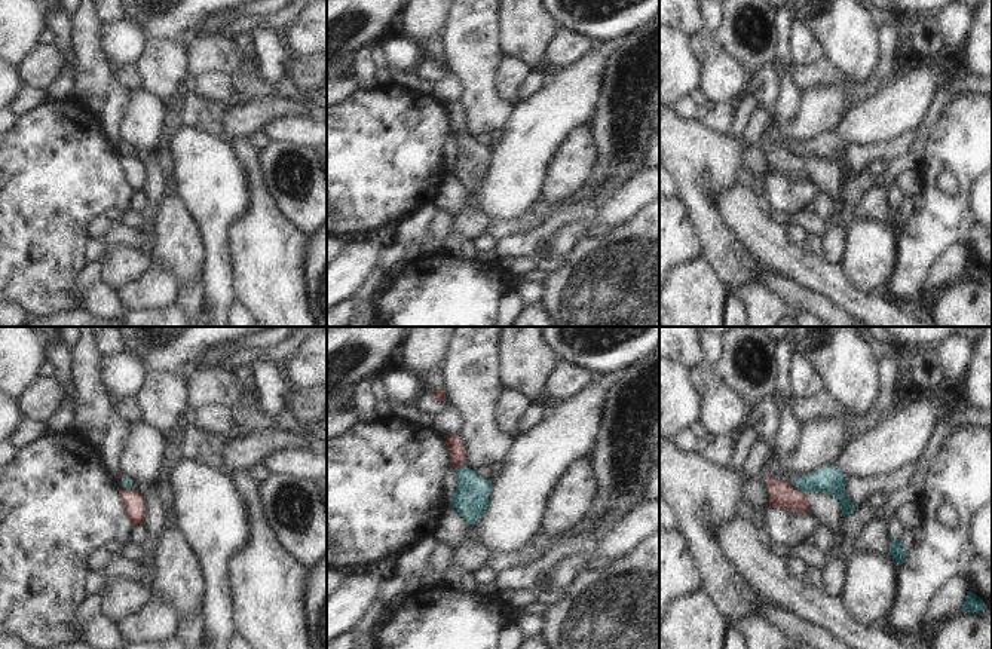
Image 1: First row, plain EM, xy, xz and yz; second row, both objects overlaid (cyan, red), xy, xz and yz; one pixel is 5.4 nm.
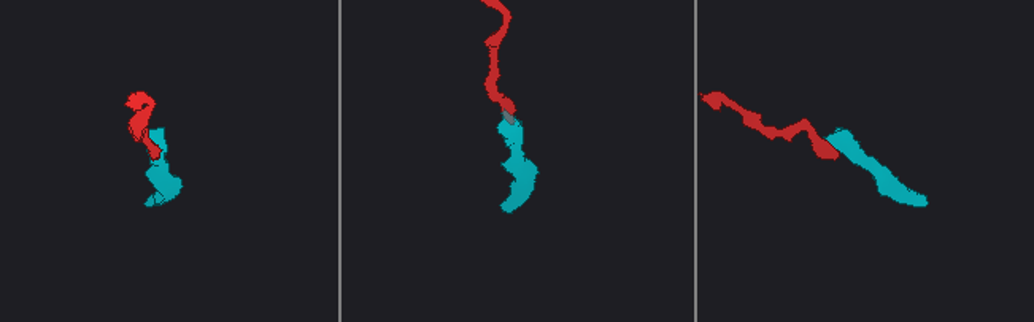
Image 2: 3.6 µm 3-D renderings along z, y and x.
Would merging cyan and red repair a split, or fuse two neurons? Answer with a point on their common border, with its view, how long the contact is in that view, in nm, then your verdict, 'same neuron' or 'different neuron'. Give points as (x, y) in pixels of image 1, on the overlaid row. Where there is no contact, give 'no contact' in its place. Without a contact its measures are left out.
yz (798, 487) | 100 nm | different neuron

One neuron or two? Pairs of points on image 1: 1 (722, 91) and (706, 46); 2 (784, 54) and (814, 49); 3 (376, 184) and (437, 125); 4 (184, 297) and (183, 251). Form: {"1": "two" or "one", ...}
{"1": "one", "2": "two", "3": "one", "4": "two"}

